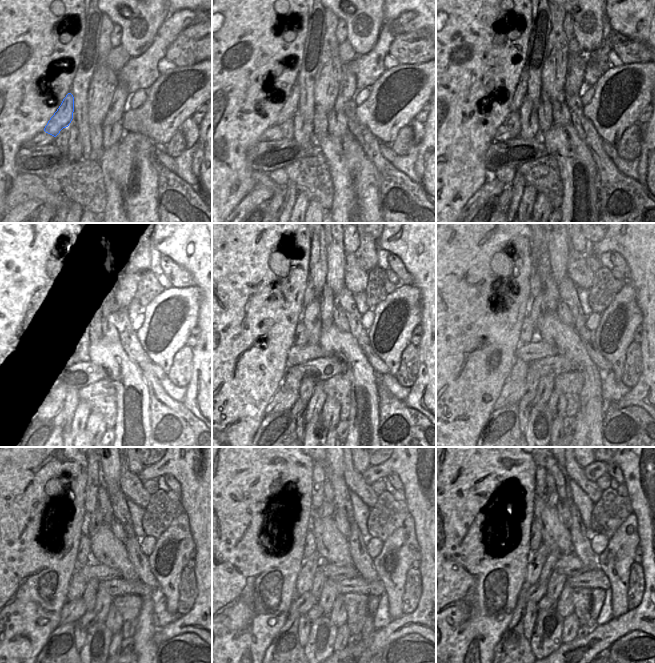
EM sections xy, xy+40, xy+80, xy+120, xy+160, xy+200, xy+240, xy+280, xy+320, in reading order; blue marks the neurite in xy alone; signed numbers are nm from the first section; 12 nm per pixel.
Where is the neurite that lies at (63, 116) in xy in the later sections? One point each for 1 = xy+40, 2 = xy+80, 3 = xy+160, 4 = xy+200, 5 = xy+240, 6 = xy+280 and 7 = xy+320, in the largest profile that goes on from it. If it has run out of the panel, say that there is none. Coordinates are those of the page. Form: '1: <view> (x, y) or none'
1: xy+40 (290, 108)
2: xy+80 (520, 92)
3: xy+160 (309, 296)
4: xy+200 (536, 285)
5: xy+240 (94, 474)
6: xy+280 (319, 476)
7: xy+320 (540, 476)

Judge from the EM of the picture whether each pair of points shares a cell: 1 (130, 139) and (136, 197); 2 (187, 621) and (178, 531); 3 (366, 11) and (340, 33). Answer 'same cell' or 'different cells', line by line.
1: same cell
2: different cells
3: different cells

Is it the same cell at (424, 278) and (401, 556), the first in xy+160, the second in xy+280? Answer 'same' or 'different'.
different

